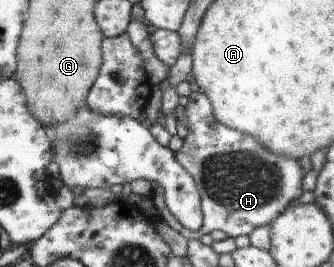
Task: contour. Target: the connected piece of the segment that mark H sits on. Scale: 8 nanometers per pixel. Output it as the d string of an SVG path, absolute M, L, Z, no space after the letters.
M202 92L191 93L188 97L185 116L188 119L188 135L183 147L175 153L176 160L194 179L201 200L203 225L190 231L184 228L170 213L164 199L164 189L153 188L151 199L166 225L182 235L184 239L196 240L220 230L229 238L248 236L256 227L266 227L281 215L286 207L298 202L302 192L304 171L292 157L276 155L268 151L258 139L225 127L213 115L213 106Z

